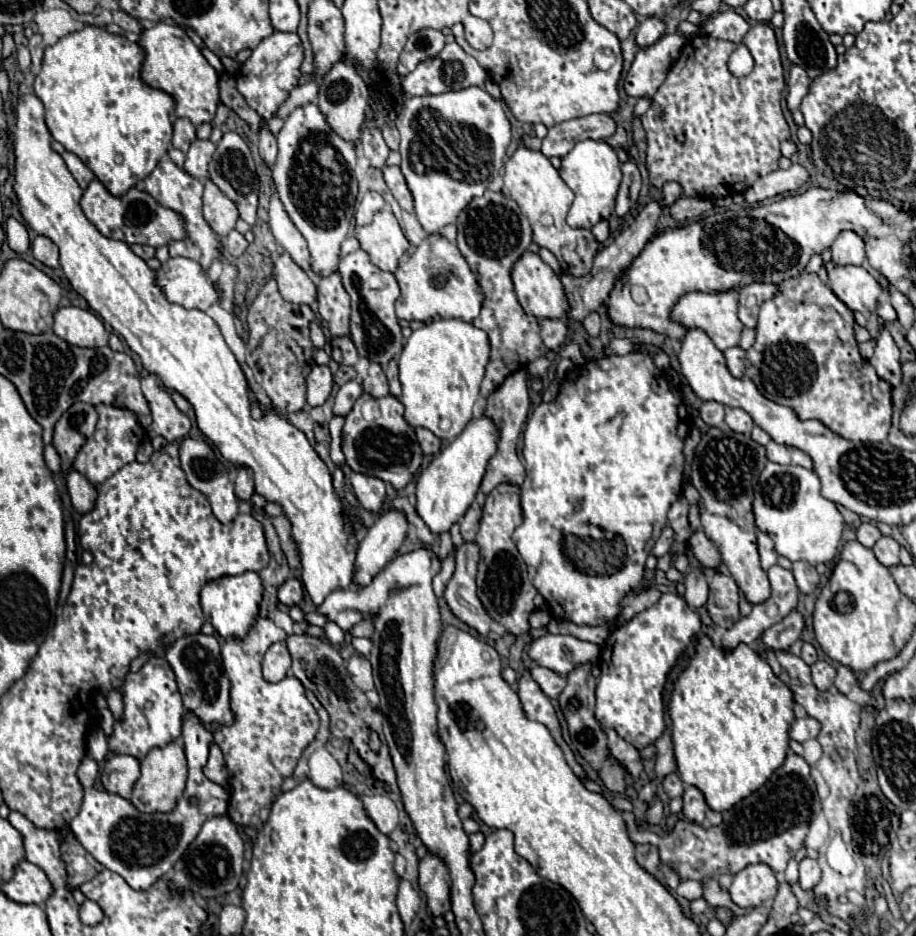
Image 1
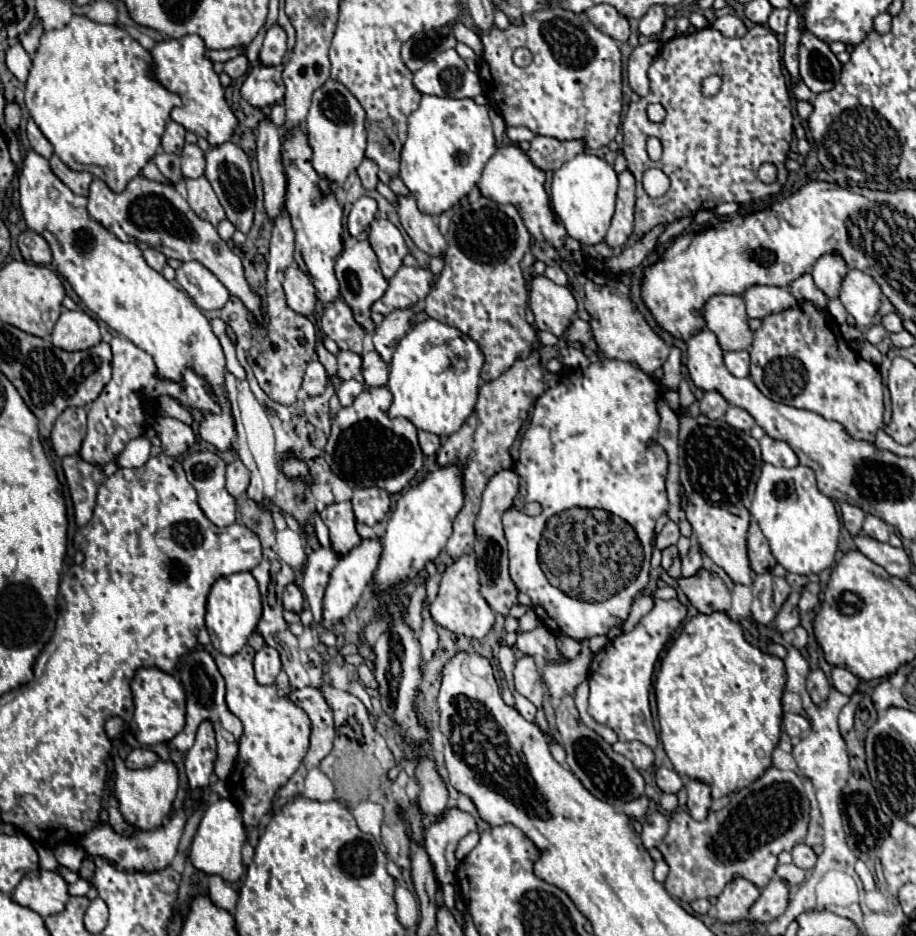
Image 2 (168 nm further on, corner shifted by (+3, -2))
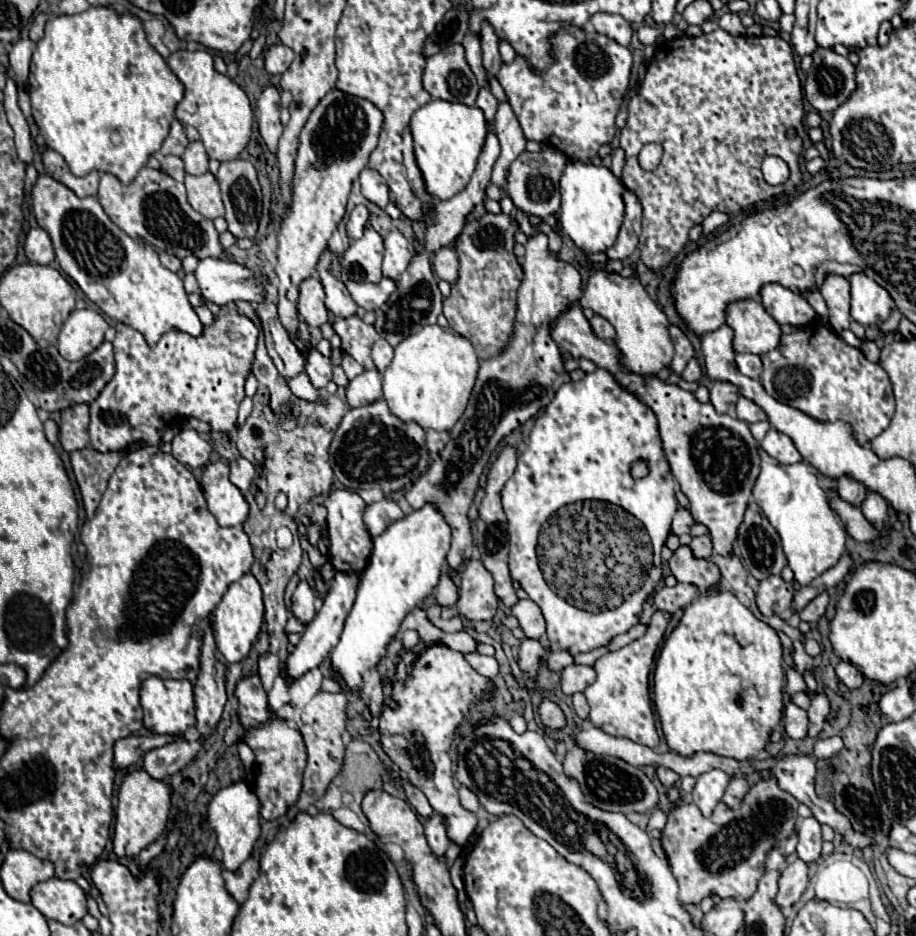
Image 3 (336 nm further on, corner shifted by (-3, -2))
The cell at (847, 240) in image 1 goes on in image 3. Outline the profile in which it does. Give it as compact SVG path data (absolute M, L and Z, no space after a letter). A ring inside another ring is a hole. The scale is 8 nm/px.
M827 275L823 285L819 287L823 293L827 307L831 309L829 323L839 333L843 329L849 329L851 315L849 315L849 281L841 275Z

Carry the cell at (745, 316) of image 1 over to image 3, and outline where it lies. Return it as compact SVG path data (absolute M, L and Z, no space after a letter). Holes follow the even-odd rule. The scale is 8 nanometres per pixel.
M769 283L763 285L761 289L761 303L765 311L779 323L779 325L805 325L807 321L815 319L815 311L807 303L807 299L801 293L793 293L791 289L779 285L779 283Z

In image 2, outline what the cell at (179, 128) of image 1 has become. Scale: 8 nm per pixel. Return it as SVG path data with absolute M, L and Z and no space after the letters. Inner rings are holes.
M169 121L167 123L167 129L165 129L165 135L161 139L161 147L167 151L167 153L175 153L175 155L181 155L181 149L185 145L185 129L175 123L175 121Z

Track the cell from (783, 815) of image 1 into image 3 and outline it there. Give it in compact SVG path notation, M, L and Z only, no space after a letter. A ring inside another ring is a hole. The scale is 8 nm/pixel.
M769 777L749 789L739 809L731 809L723 801L715 807L711 817L703 817L693 803L673 809L661 841L679 883L679 901L683 905L697 905L711 895L739 897L739 901L749 899L765 875L767 853L795 833L799 805L791 793L783 791L777 781Z

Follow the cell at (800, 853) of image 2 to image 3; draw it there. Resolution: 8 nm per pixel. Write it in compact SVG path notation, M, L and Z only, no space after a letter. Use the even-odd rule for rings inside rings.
M815 817L801 819L799 823L799 843L797 843L797 857L805 863L815 863L821 857L821 825Z

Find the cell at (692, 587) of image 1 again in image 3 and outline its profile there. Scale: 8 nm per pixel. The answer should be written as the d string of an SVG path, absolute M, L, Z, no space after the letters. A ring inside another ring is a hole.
M701 535L701 537L695 537L693 541L691 541L691 551L693 551L693 555L695 557L699 557L699 559L709 559L711 555L713 555L713 545L711 545L711 539L709 539L709 535Z

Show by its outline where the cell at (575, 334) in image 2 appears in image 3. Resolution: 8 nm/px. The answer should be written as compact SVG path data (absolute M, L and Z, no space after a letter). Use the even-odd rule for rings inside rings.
M595 315L589 323L591 323L593 333L595 333L599 339L603 339L603 341L613 341L613 339L615 339L615 329L613 329L613 325L611 325L607 319Z

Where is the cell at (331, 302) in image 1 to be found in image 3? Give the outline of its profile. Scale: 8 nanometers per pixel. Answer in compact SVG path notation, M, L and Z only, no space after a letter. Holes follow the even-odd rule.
M351 315L345 319L335 319L333 329L341 337L341 349L349 353L355 361L359 361L365 369L371 369L371 347L379 339L373 325L367 325L359 317Z

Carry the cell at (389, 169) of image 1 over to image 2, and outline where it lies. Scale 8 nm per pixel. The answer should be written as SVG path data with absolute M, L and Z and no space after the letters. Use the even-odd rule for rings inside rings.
M399 197L397 213L403 229L409 233L409 237L419 249L429 253L431 257L439 257L445 253L447 241L441 235L437 221L433 217L425 217L425 213L417 209L417 203L413 201L413 197Z

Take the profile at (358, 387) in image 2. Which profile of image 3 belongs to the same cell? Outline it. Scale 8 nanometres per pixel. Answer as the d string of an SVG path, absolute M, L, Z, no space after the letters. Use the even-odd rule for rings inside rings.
M365 371L363 375L355 377L347 385L347 403L351 407L367 405L383 395L381 391L381 375L377 371Z

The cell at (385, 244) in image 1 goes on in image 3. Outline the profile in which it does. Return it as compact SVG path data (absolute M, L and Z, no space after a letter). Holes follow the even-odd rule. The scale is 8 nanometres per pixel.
M399 229L389 231L385 237L385 257L383 257L383 277L399 279L401 273L407 269L415 249L405 239L405 235Z

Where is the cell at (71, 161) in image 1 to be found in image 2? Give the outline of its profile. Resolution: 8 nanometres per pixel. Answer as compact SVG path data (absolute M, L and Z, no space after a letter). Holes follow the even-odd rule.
M53 155L49 159L49 165L51 165L51 171L75 193L75 195L87 195L89 193L89 183L93 181L93 175L91 173L77 173L77 171L71 171L65 163L61 163L61 159L57 155Z

